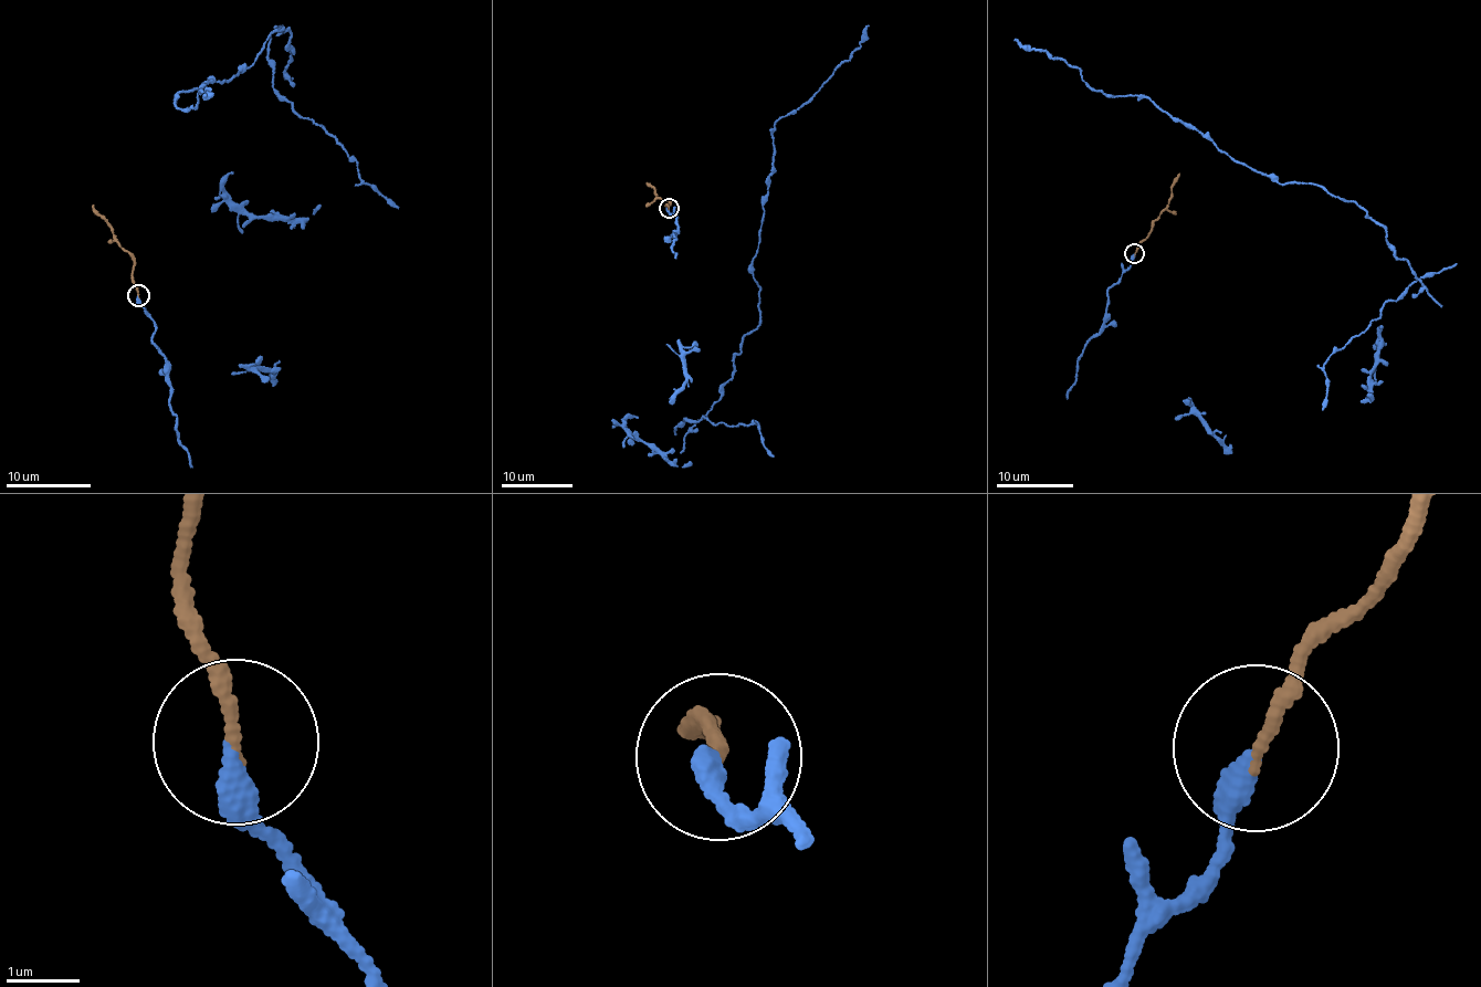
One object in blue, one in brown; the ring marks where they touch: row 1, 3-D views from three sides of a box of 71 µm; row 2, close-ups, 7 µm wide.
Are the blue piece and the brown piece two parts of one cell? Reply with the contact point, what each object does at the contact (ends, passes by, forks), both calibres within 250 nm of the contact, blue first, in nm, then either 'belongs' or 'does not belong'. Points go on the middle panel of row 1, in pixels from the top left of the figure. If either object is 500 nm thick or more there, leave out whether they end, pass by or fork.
at (669, 208); blue ends there; brown ends there; 320 nm thick on the blue side, 160 nm on the other; belongs

